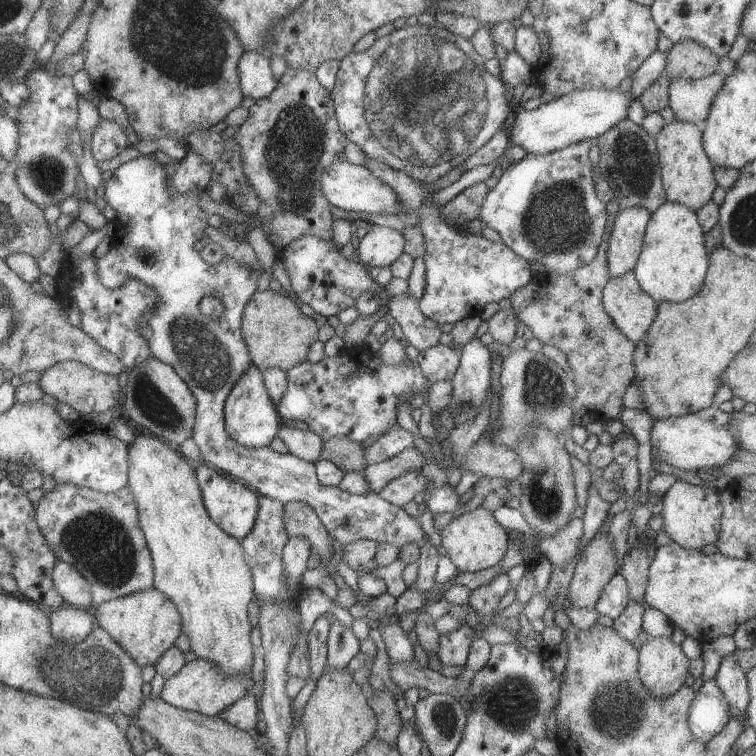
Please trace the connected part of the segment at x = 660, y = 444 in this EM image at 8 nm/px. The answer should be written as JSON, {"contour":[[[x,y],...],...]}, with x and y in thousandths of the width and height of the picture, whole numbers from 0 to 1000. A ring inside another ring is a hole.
{"contour":[[[938,537],[910,549],[869,554],[864,558],[860,569],[860,590],[864,590],[868,595],[866,608],[888,614],[888,616],[901,622],[913,623],[925,623],[958,615],[975,594],[980,594],[964,574],[964,552],[966,548],[955,545],[951,538]]]}

